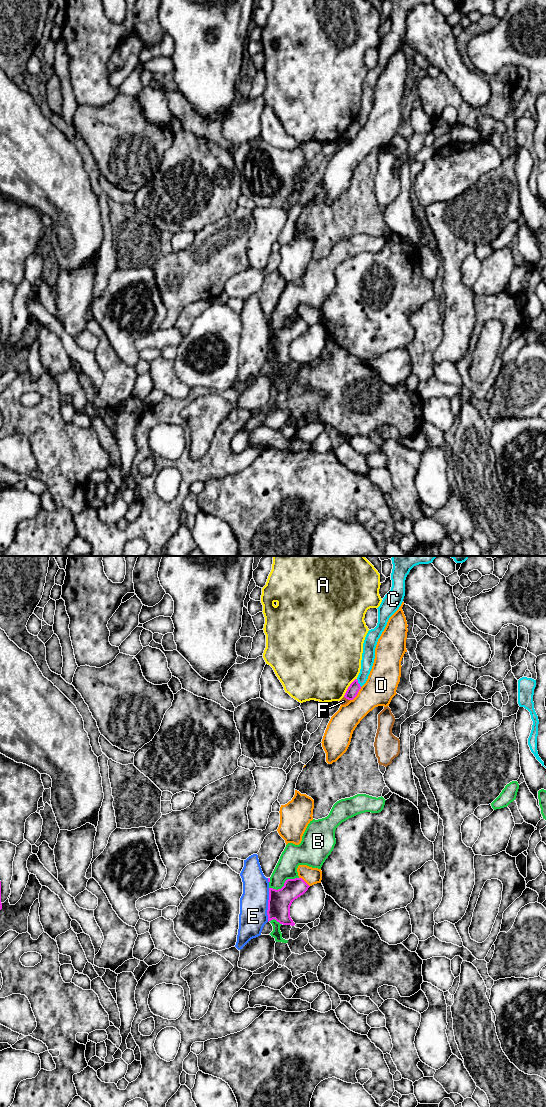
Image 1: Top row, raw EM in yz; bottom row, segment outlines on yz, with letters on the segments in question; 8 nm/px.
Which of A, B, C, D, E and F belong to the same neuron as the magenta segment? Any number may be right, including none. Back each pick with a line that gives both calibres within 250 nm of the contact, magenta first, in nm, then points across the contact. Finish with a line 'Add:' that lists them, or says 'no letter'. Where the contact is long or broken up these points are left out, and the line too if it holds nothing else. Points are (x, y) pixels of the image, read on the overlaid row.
Add: no letter

